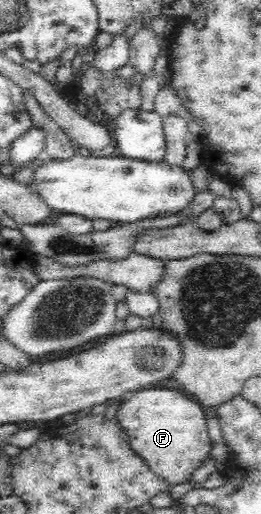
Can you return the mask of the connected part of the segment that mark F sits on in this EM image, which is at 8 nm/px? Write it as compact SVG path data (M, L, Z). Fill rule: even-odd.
M153 386L130 392L115 418L127 432L133 451L170 486L190 482L191 473L210 456L212 441L205 408L177 391Z

